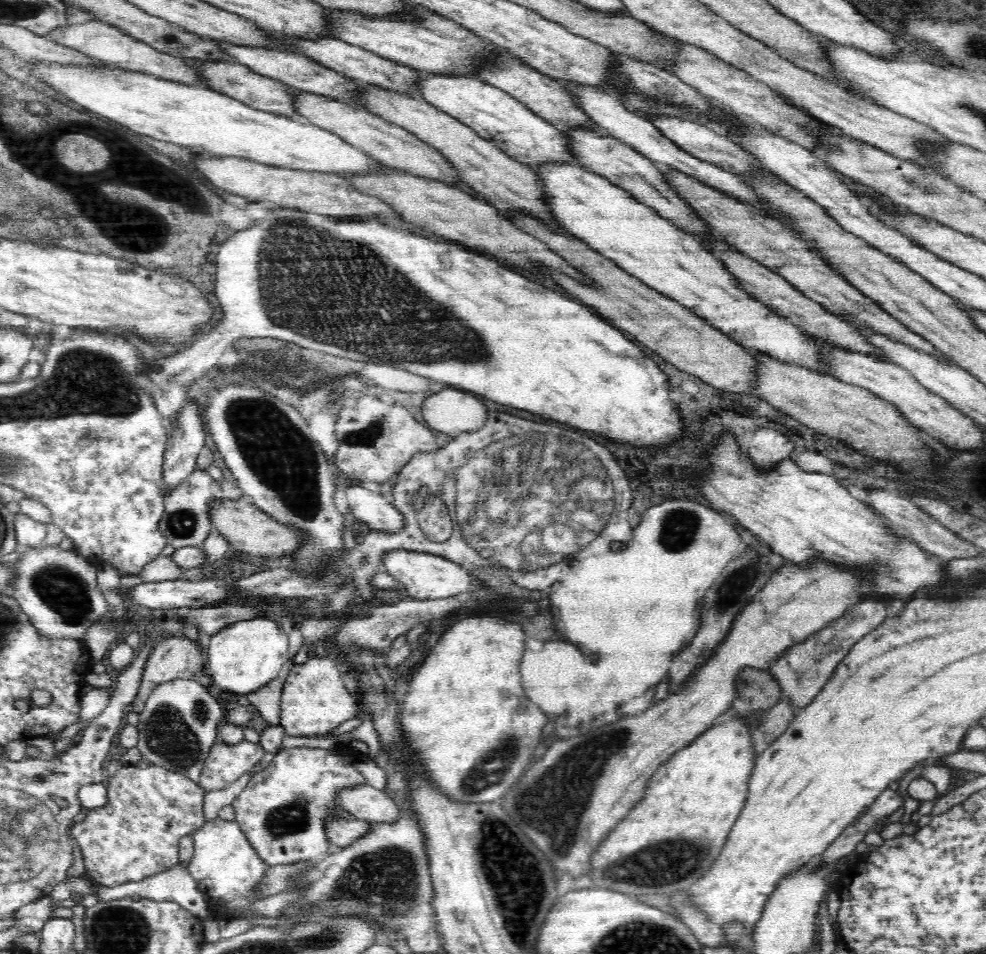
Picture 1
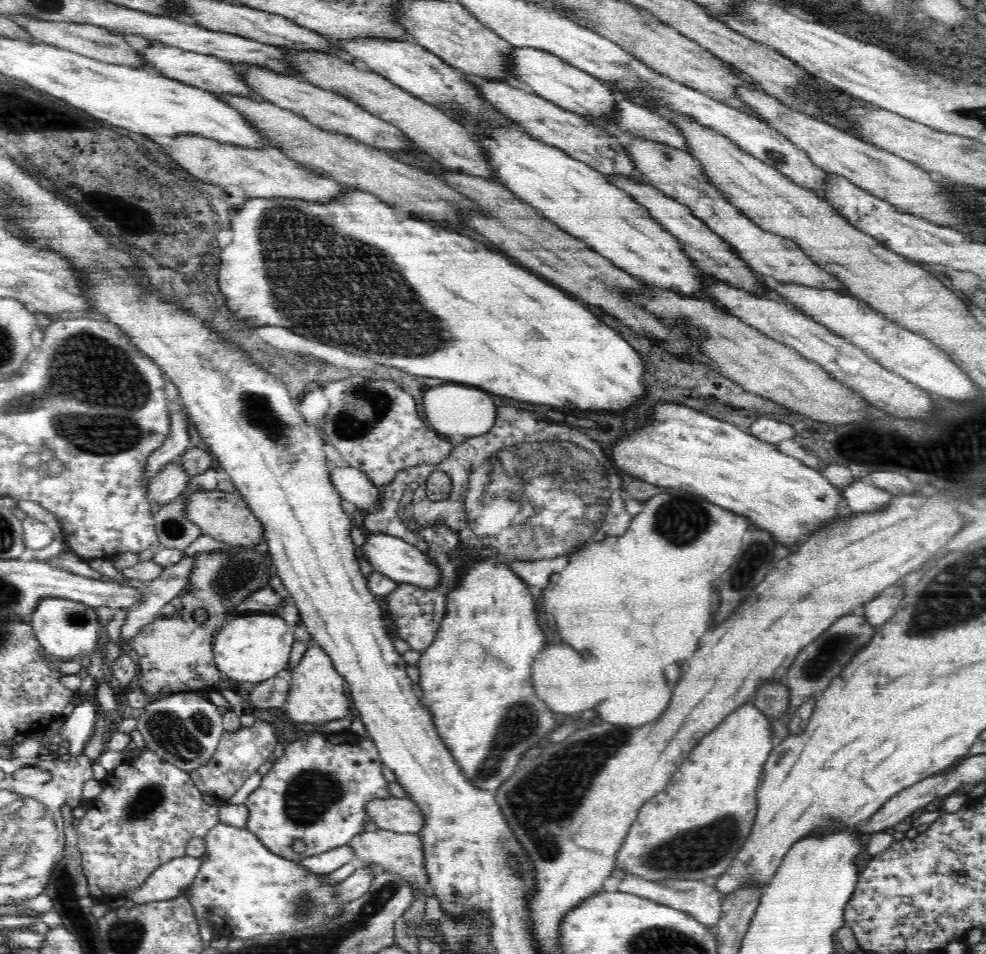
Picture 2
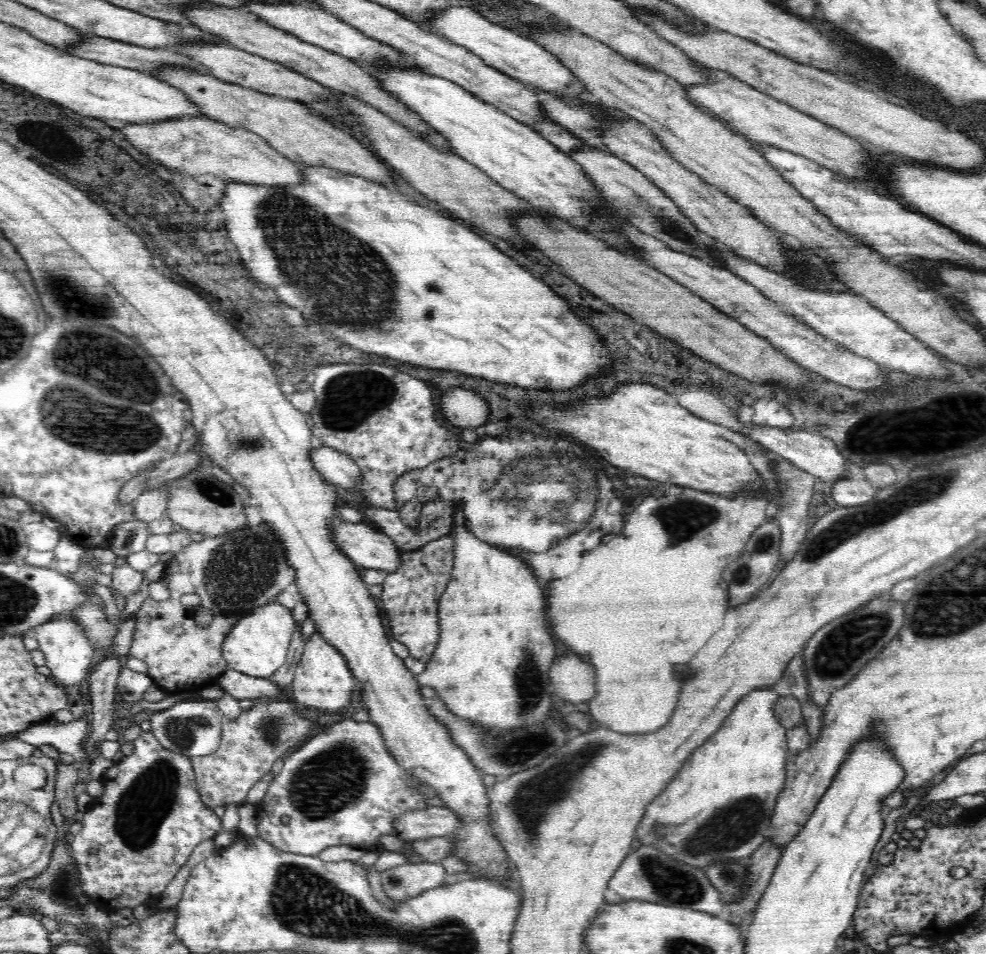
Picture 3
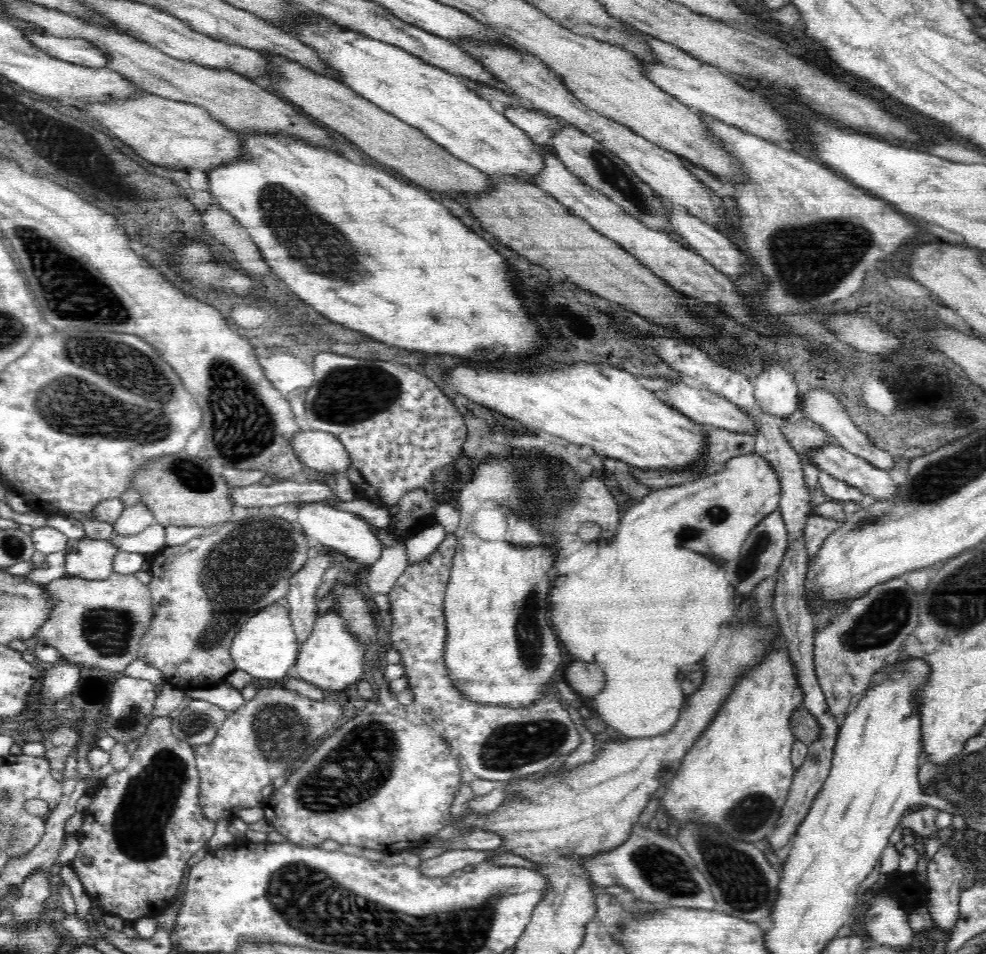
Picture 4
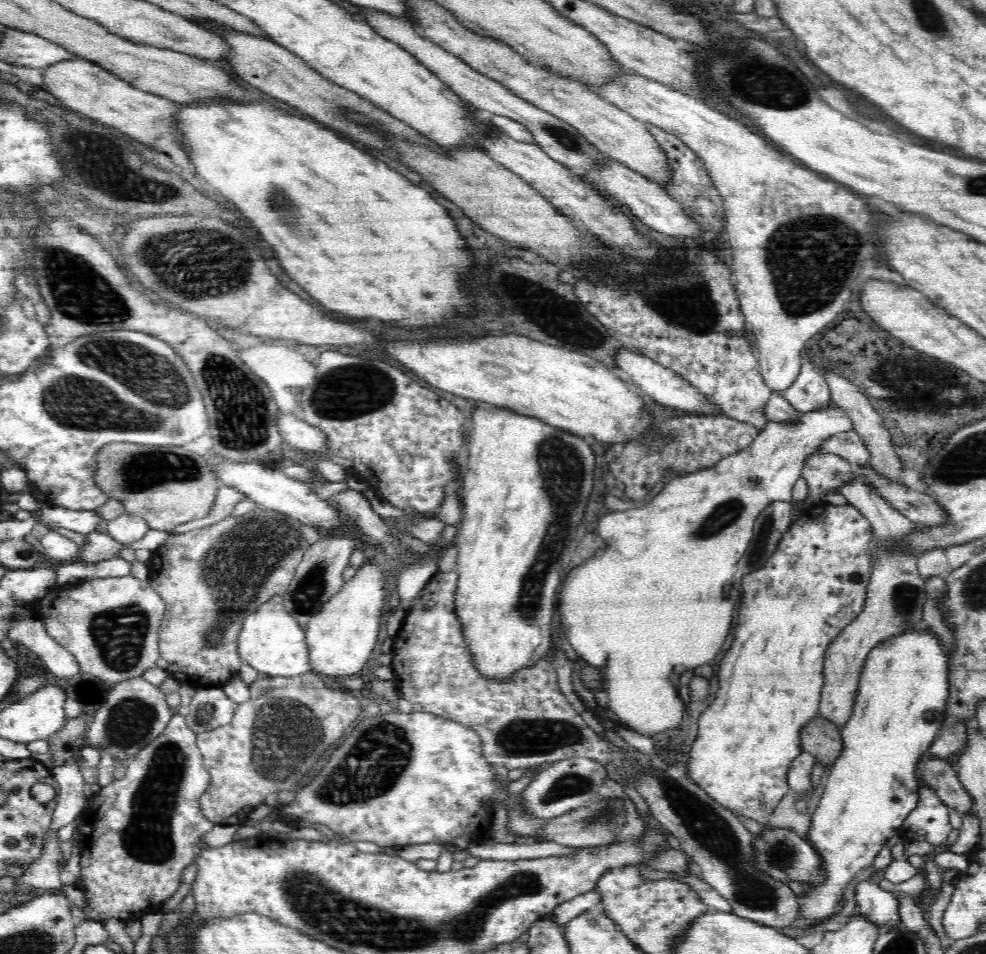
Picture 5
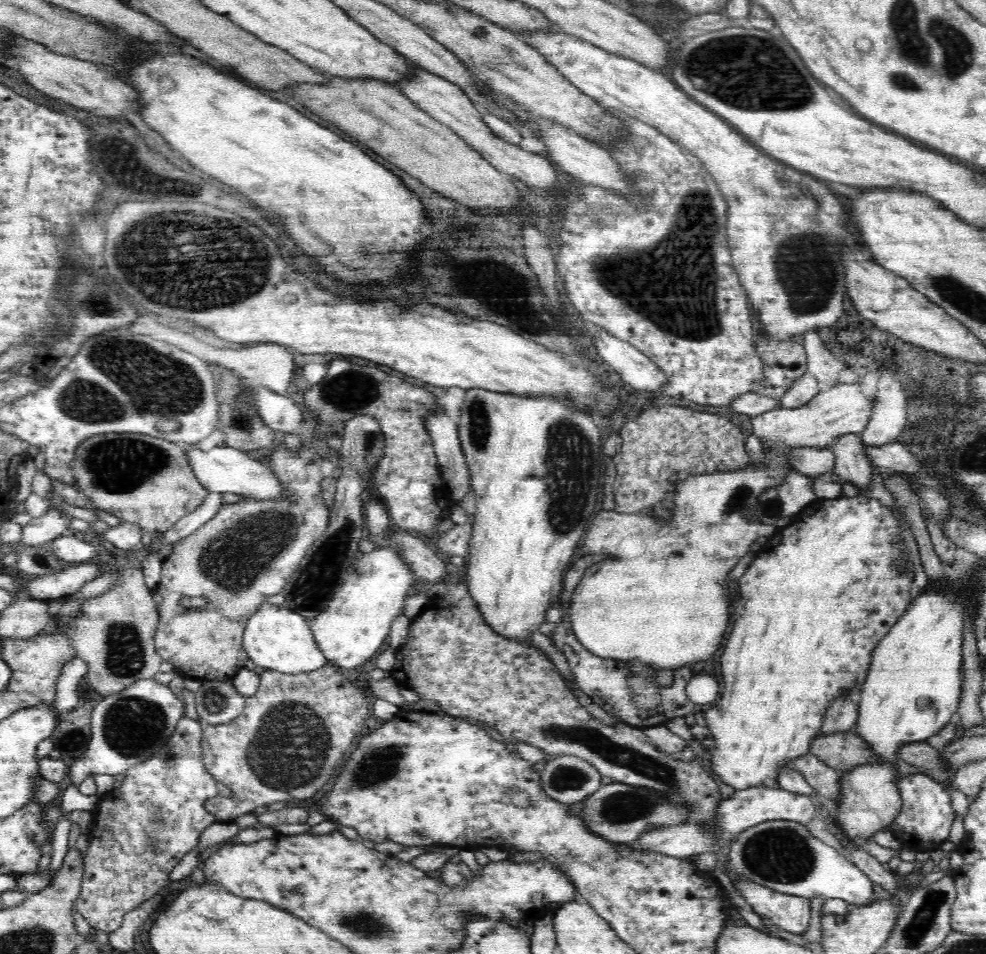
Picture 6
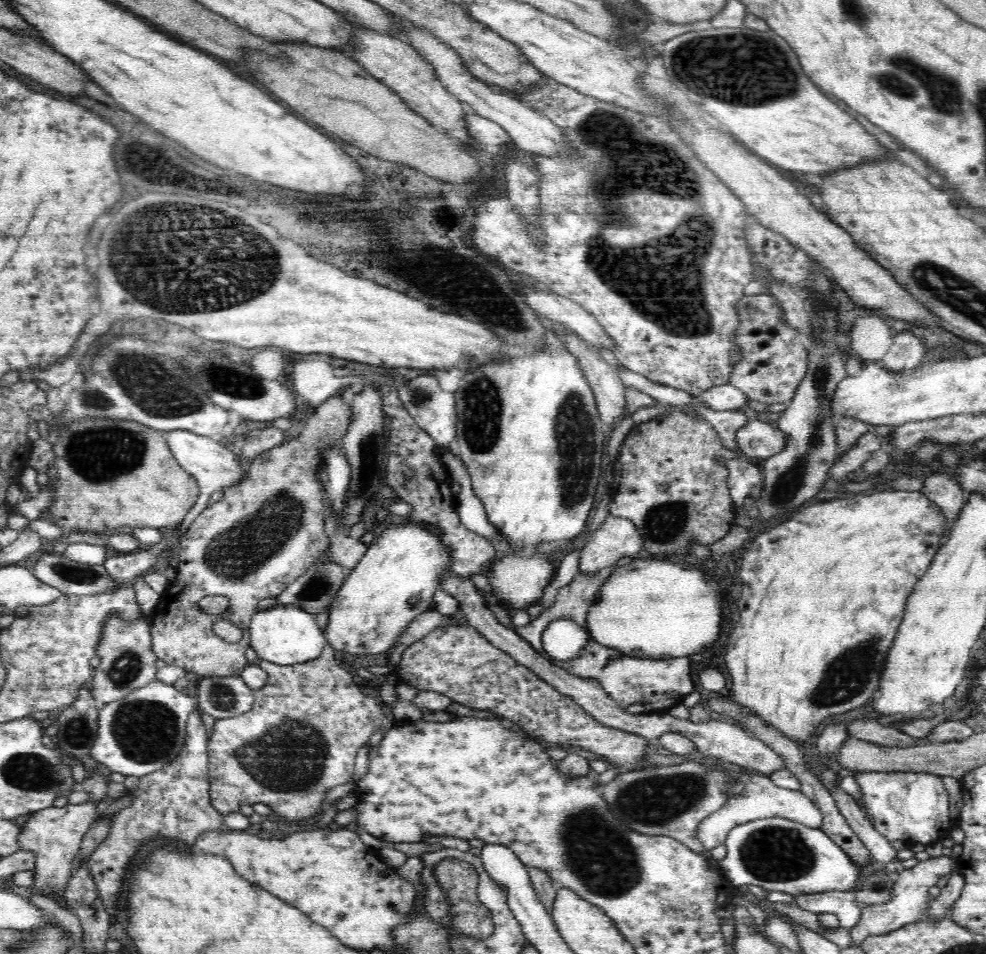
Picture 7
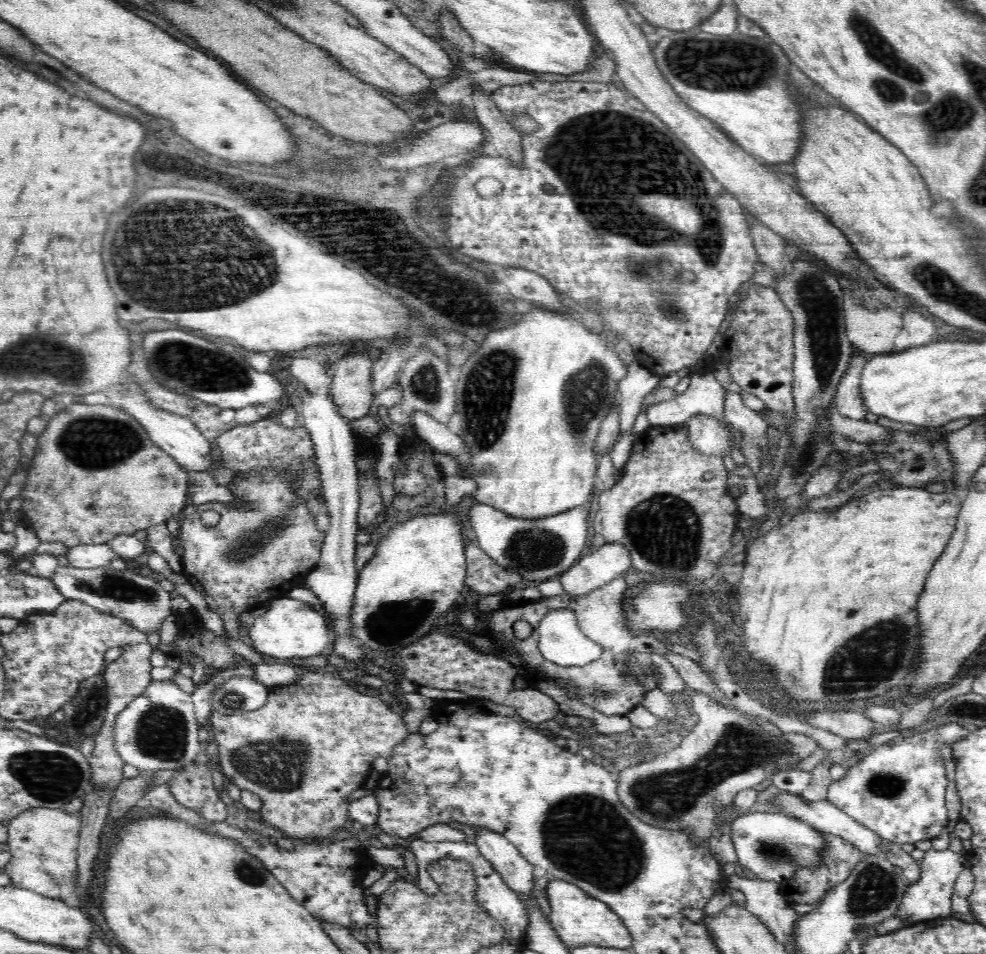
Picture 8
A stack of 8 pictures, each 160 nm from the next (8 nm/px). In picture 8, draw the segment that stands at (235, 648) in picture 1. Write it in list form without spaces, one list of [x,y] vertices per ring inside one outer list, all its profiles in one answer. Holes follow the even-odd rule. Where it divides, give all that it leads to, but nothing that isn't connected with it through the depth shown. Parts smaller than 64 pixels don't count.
[[[284,597],[268,603],[266,612],[255,618],[249,628],[253,647],[260,655],[276,658],[310,658],[325,653],[332,645],[333,637],[324,615],[300,599]]]

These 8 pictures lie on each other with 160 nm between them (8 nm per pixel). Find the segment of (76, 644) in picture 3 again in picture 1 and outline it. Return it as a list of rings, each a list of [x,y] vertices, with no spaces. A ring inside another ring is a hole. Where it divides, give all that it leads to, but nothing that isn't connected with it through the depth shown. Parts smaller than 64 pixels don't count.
[[[46,543],[40,545],[46,545],[42,552],[40,548],[30,548],[26,558],[14,564],[20,578],[16,580],[14,575],[14,582],[9,582],[12,596],[42,635],[74,637],[84,642],[86,628],[106,610],[106,606],[110,606],[98,589],[97,571],[76,551],[68,552]]]

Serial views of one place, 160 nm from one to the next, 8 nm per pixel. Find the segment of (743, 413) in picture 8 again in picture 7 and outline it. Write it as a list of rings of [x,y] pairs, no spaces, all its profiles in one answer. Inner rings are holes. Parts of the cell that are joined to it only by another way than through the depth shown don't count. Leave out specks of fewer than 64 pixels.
[[[747,418],[744,426],[736,432],[736,449],[749,460],[768,459],[784,450],[788,437],[782,431],[774,430],[768,422]]]

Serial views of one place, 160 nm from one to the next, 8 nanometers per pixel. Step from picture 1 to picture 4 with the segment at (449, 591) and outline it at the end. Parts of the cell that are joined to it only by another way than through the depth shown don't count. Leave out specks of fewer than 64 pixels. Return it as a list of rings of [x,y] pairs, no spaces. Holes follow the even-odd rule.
[[[296,502],[296,504],[298,505],[298,513],[295,514],[296,524],[319,546],[327,550],[335,550],[336,553],[343,554],[346,559],[352,562],[367,565],[372,565],[380,558],[383,544],[378,540],[376,533],[372,532],[370,524],[362,517],[336,510],[323,502]]]

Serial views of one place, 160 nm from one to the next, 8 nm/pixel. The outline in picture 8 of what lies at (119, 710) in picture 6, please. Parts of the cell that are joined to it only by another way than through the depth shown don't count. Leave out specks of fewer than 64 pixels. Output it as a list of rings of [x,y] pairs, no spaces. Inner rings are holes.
[[[152,681],[140,696],[114,719],[114,745],[124,764],[132,764],[141,772],[181,768],[193,762],[200,752],[198,722],[191,694],[176,685],[174,681]]]

